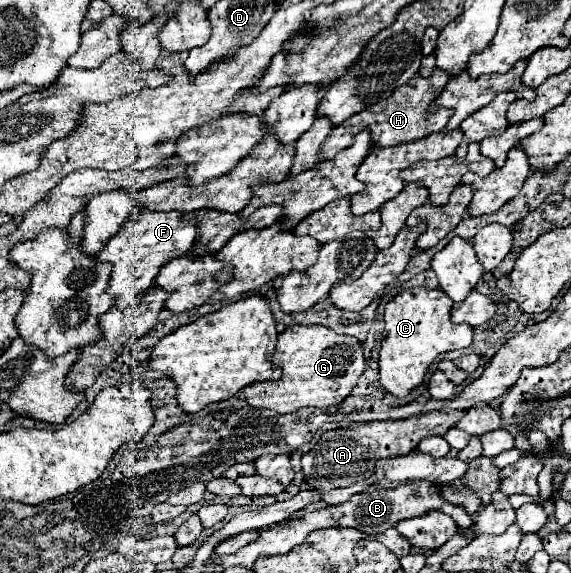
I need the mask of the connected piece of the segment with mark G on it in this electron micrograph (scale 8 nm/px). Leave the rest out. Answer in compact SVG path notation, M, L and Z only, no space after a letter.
M289 325L279 333L273 363L283 369L279 381L257 381L243 389L249 405L273 409L281 415L295 413L301 407L335 407L355 387L363 373L363 347L355 337L339 335L323 325Z

